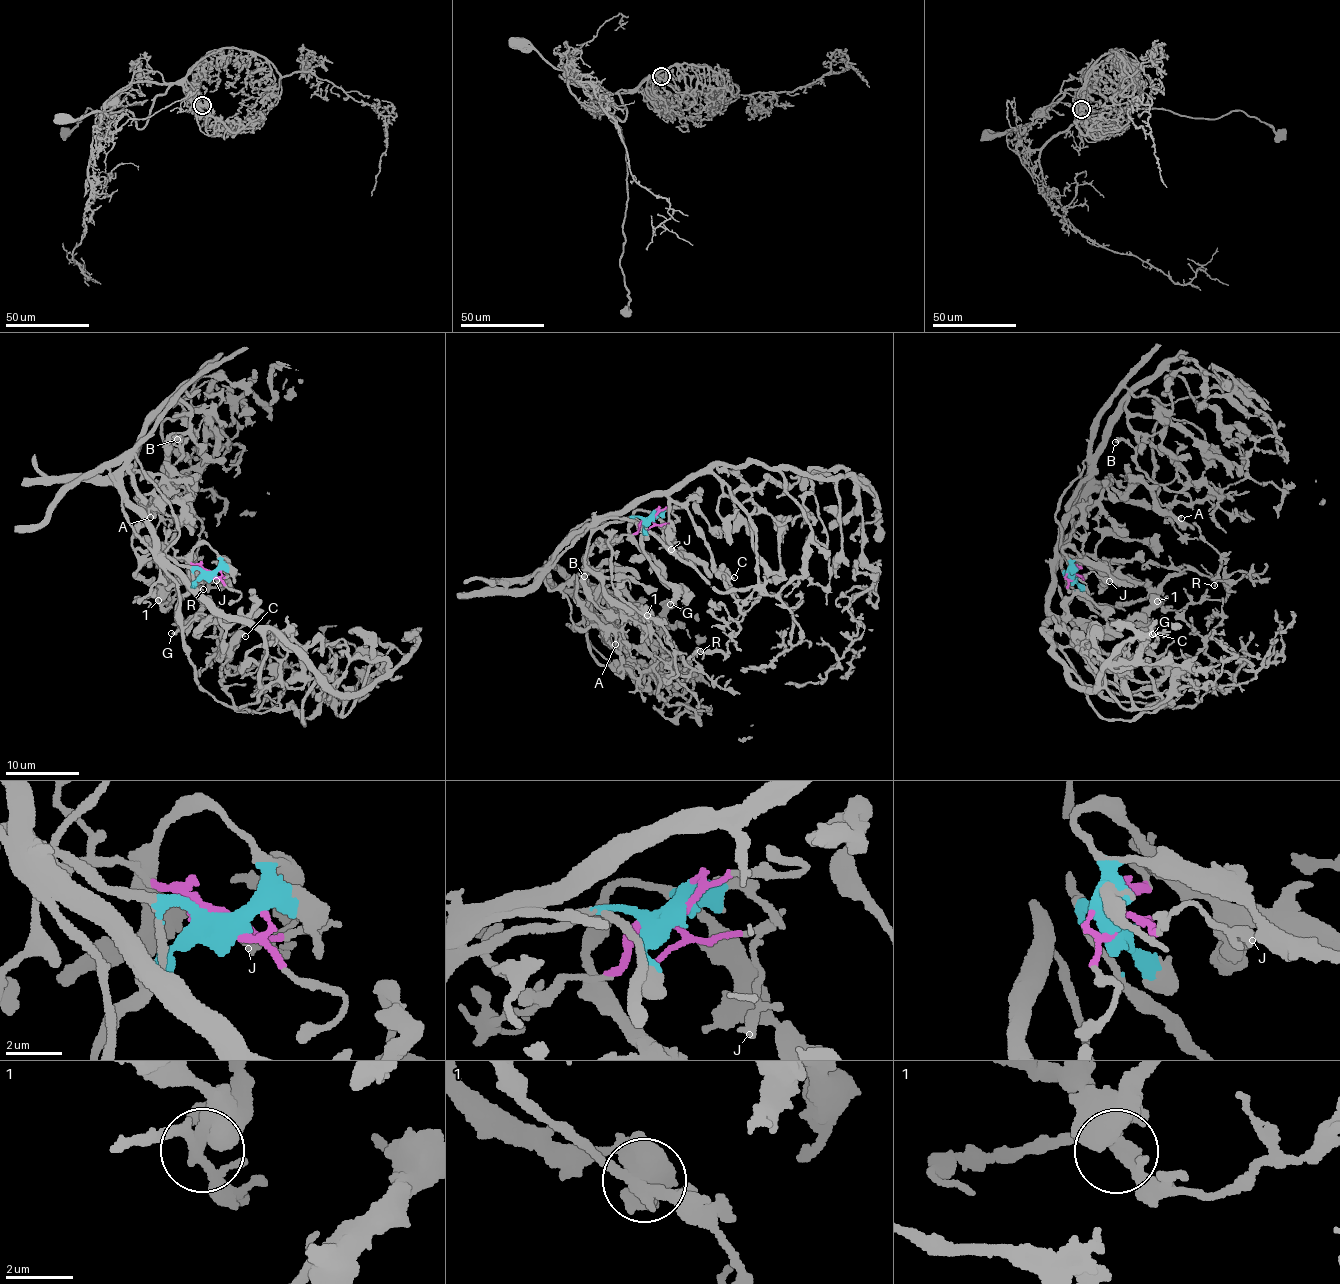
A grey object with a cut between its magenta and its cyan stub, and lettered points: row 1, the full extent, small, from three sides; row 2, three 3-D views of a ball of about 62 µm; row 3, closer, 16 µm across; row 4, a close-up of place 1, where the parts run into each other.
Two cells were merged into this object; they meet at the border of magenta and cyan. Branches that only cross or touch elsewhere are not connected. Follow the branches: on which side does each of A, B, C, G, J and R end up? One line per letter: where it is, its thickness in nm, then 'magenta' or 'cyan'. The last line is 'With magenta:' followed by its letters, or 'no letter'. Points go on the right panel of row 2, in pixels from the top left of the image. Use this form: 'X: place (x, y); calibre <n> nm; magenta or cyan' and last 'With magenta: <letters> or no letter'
A: place (1181, 518); calibre 260 nm; cyan
B: place (1115, 442); calibre 440 nm; magenta
C: place (1154, 633); calibre 460 nm; cyan
G: place (1152, 634); calibre 220 nm; cyan
J: place (1109, 581); calibre 340 nm; magenta
R: place (1214, 585); calibre 160 nm; magenta
With magenta: B, J, R

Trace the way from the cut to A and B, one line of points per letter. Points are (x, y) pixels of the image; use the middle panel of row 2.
A: (650, 520), (630, 516), (601, 527), (578, 573), (577, 602), (615, 635), (615, 645)
B: (650, 520), (618, 539), (585, 521), (543, 567), (584, 593), (591, 610), (568, 624), (618, 651), (583, 576)

